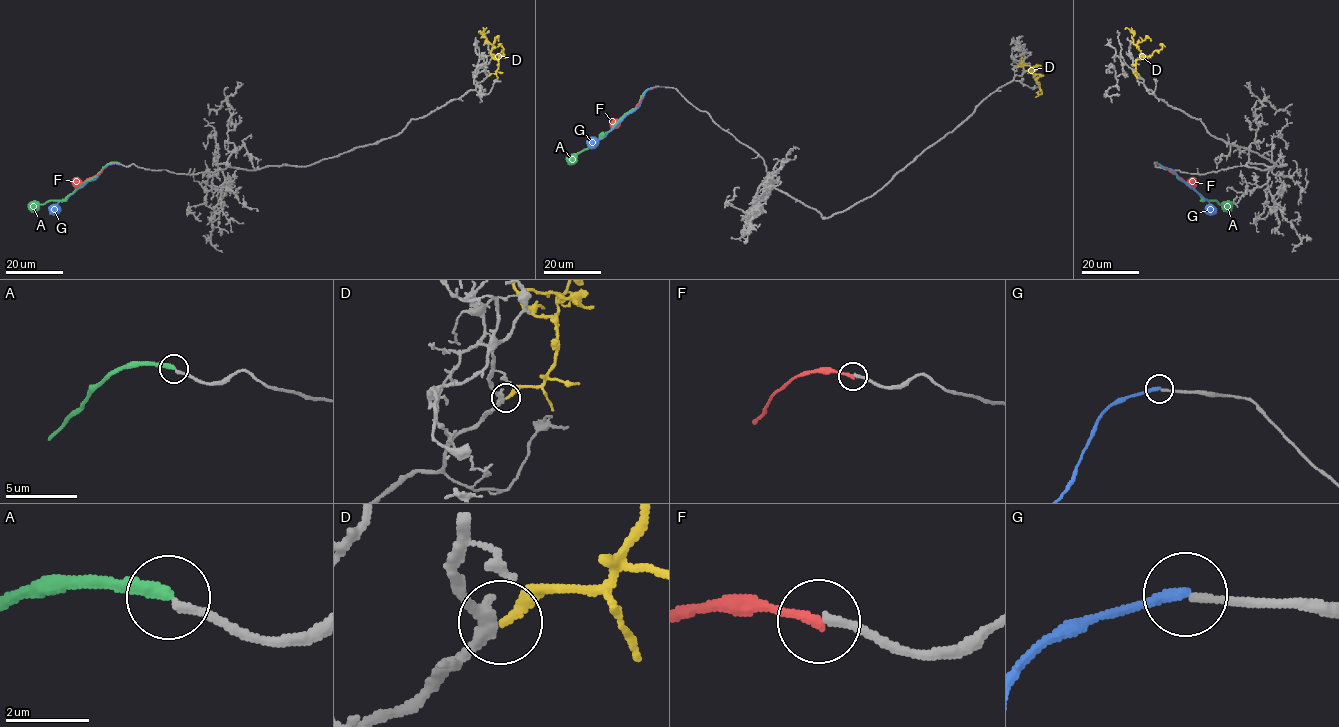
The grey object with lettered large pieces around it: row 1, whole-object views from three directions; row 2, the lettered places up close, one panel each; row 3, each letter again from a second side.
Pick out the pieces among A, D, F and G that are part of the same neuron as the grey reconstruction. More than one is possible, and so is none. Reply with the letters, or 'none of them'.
D, G

